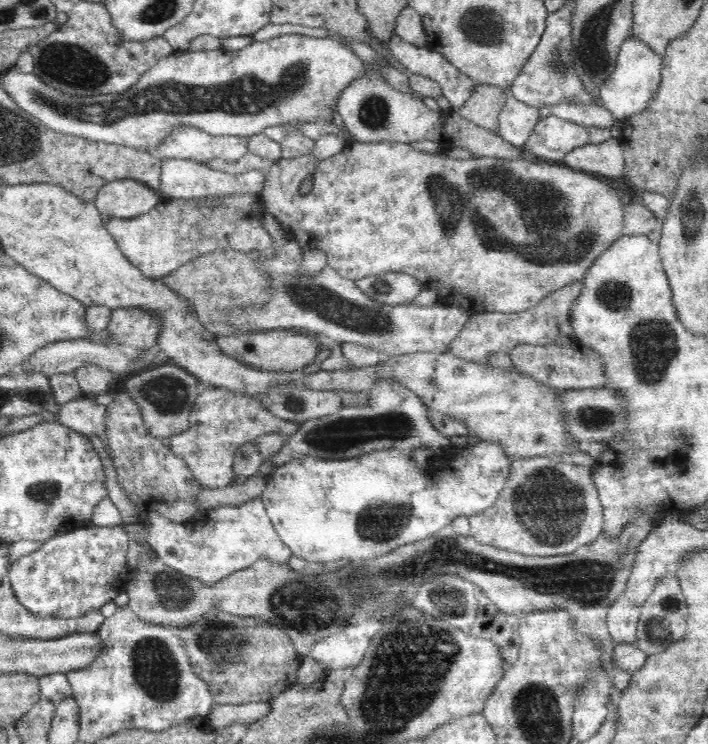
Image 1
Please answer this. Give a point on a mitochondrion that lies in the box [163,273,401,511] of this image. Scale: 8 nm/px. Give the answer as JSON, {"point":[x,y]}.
{"point":[293,404]}

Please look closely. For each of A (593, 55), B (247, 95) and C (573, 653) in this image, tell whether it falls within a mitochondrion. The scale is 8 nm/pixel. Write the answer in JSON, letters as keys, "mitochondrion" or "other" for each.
{"A":"mitochondrion","B":"mitochondrion","C":"other"}

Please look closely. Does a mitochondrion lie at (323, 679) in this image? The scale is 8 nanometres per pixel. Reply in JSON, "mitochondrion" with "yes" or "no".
{"mitochondrion":"no"}

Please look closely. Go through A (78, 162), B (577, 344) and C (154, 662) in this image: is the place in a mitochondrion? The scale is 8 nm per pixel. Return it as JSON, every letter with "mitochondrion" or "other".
{"A":"other","B":"other","C":"mitochondrion"}

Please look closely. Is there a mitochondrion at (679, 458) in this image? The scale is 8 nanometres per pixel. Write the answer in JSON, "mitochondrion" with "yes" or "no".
{"mitochondrion":"yes"}

